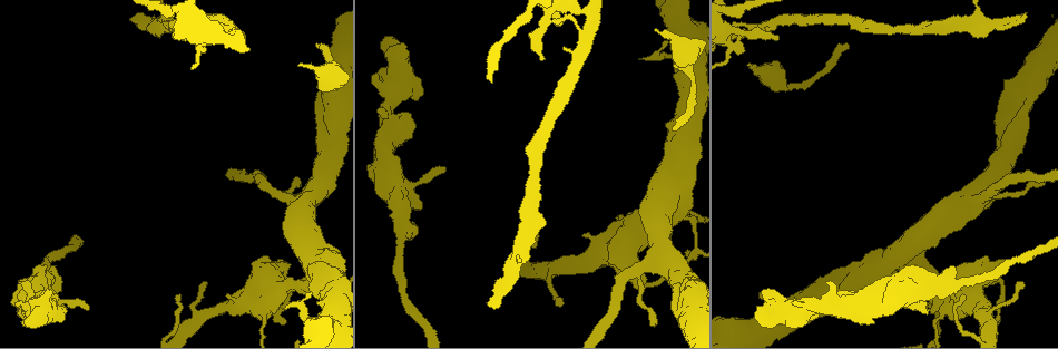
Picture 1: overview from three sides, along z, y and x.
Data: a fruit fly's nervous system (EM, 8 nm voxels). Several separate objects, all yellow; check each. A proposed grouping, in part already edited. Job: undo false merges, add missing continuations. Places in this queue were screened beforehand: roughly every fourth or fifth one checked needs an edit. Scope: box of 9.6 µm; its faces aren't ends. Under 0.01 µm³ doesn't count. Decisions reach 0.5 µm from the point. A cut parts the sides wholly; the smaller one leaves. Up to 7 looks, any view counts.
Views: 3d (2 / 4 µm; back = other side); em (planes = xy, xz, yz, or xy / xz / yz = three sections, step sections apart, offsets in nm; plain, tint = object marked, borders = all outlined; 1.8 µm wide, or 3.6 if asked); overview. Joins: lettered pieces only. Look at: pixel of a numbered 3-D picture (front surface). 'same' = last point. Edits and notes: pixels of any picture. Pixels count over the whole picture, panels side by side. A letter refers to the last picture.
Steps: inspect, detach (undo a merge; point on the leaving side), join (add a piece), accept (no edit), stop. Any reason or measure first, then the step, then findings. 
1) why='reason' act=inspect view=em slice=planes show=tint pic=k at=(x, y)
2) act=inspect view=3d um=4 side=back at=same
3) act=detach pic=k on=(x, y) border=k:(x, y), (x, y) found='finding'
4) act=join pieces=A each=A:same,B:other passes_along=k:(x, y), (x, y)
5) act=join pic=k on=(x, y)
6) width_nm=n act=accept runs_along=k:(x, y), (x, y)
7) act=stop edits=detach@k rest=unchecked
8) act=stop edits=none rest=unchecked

why='branch stops here' act=inspect view=3d um=2 pic=1 at=(282, 309)

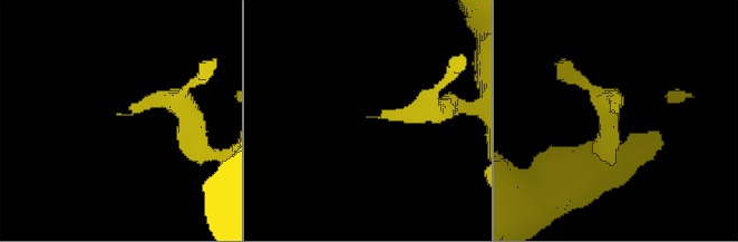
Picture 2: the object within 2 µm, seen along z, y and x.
why='need the tissue' act=inspect view=em slice=xz step=8 show=borders pic=2 at=(617, 115)

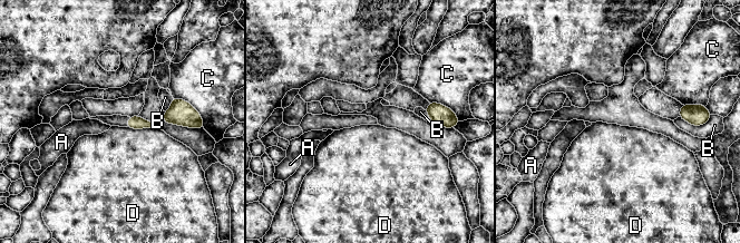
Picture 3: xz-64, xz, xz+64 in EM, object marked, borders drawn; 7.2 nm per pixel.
act=accept each=A:other,B:other,C:other,D:other border=3:(126, 126), (159, 128), (162, 130) found='no lettered piece goes on from it'

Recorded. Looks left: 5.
why='an open end' act=inspect view=em slice=planes show=borders pic=1 at=(520, 216)

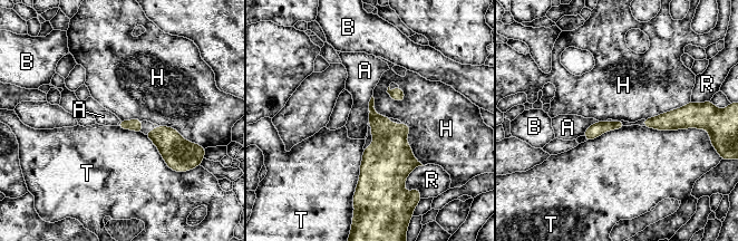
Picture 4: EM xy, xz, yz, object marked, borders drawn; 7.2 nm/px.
longest_contact=T:400nm act=accept each=A:other,B:other,H:other,R:other,T:other found='no lettered piece goes on from it'

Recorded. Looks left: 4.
why='tapers out' act=inspect view=3d um=2 pic=1 at=(493, 307)

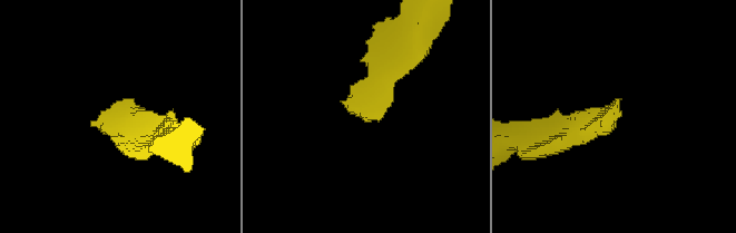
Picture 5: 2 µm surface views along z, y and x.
why='shape alone is not enough' act=inspect view=em slice=xz step=4 show=tint pic=5 at=(620, 99)

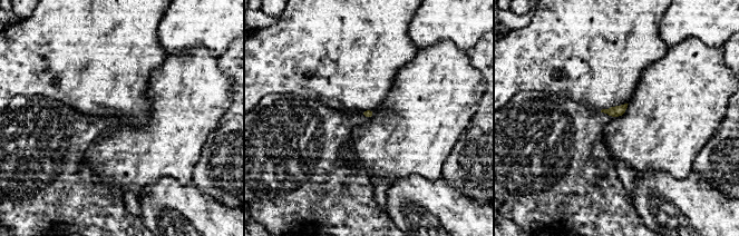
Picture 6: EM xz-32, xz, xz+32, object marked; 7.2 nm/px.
why='what lies round it' act=inspect view=em slice=xz step=4 show=borders at=same

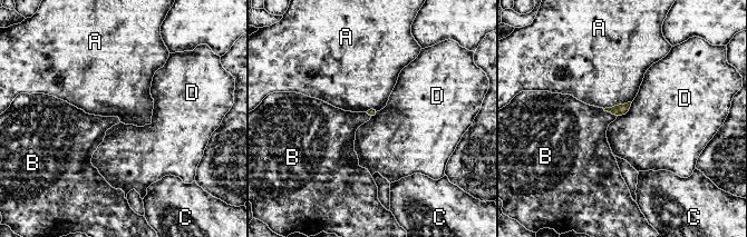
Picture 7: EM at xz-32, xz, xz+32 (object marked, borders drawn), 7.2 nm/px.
longest_contact=A:200nm act=join pieces=B each=A:other,B:same,C:other,D:other found='the neuron continues'

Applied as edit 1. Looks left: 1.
act=stop edits=join@7 rest=unchecked

